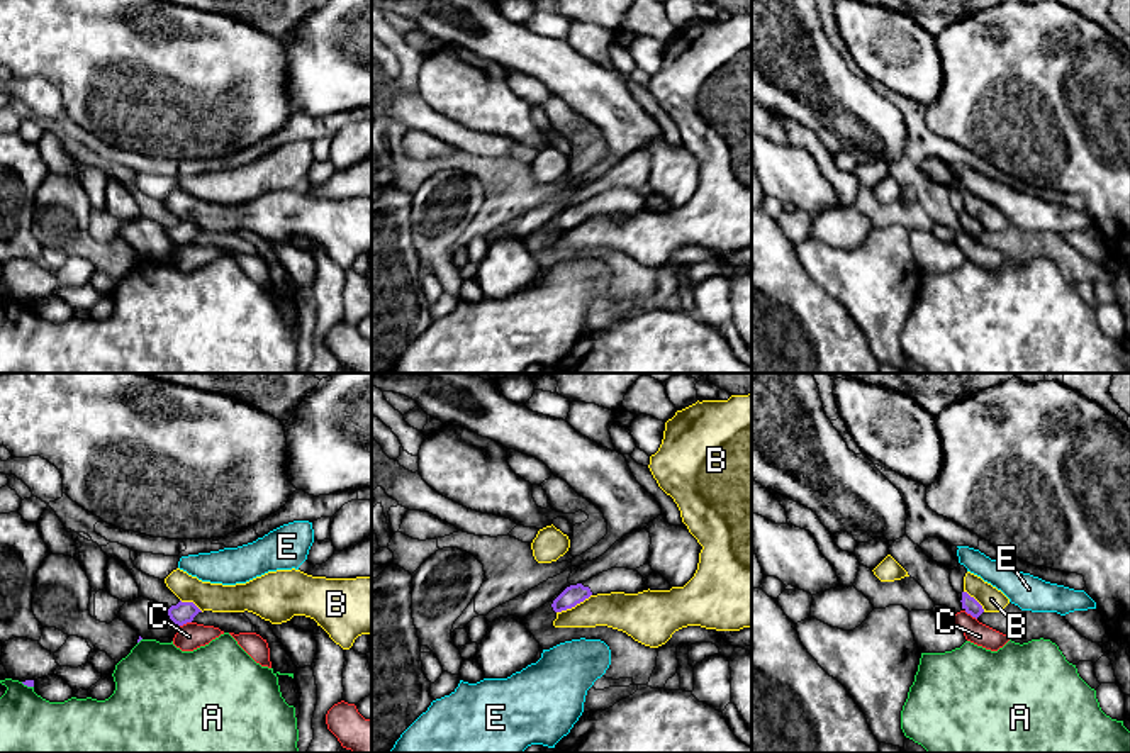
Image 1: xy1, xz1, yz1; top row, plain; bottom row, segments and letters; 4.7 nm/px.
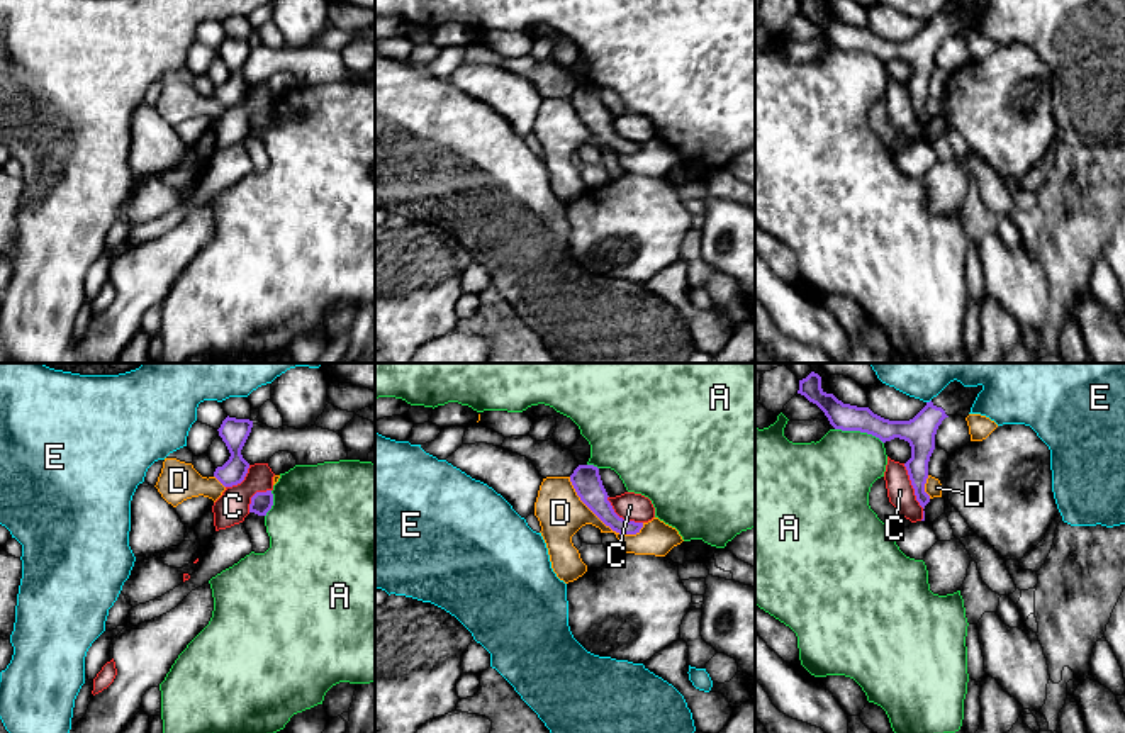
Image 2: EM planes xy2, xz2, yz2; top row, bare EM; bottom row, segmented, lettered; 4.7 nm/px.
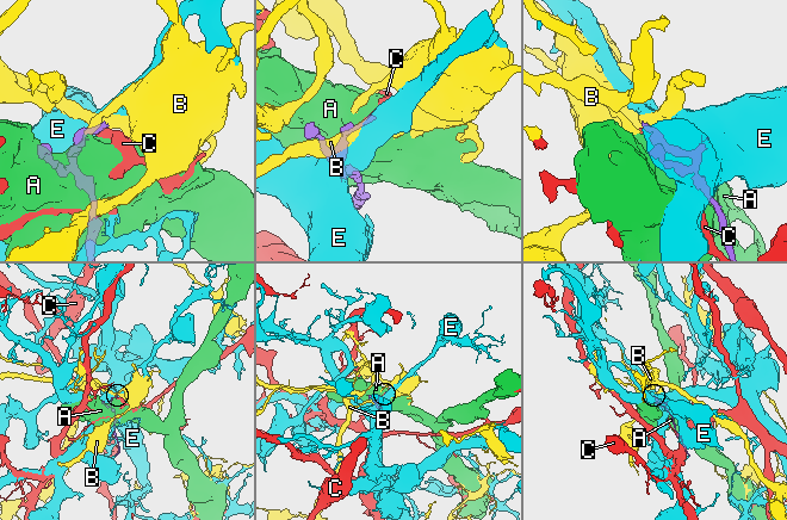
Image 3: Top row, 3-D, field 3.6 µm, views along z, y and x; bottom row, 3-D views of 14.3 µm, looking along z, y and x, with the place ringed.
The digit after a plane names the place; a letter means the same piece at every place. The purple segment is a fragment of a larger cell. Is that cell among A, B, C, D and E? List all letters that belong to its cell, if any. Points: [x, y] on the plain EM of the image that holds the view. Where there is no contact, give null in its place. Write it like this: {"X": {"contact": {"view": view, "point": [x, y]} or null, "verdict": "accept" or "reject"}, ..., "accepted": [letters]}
{"A": {"contact": {"view": "yz2", "point": [859, 50]}, "verdict": "reject"}, "B": {"contact": {"view": "xz1", "point": [574, 226]}, "verdict": "reject"}, "C": {"contact": {"view": "yz2", "point": [912, 104]}, "verdict": "reject"}, "D": {"contact": {"view": "xz2", "point": [599, 138]}, "verdict": "reject"}, "E": {"contact": {"view": "yz2", "point": [930, 21]}, "verdict": "reject"}, "accepted": []}

